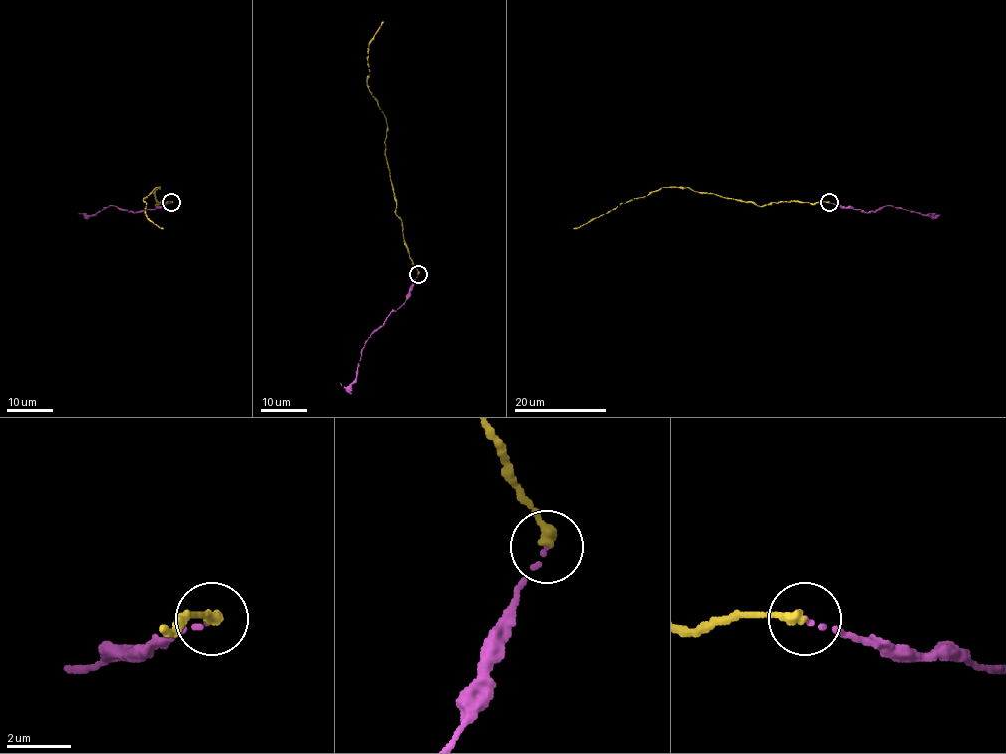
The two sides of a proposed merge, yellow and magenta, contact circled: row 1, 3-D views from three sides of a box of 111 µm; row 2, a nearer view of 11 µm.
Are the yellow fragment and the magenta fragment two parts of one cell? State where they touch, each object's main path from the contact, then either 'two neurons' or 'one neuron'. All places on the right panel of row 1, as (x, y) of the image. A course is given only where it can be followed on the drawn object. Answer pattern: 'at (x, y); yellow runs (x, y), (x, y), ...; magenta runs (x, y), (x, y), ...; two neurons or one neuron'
at (829, 202); yellow runs (829, 202), (774, 202), (761, 206), (682, 187), (663, 187), (643, 197), (621, 203), (574, 228); magenta runs (829, 202), (865, 212), (890, 205), (931, 216), (933, 213), (927, 213); two neurons

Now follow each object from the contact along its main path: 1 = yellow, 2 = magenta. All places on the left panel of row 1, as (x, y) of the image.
1: (171, 202), (161, 201), (156, 206), (153, 193), (159, 187), (143, 198), (148, 218), (163, 228)
2: (171, 202), (138, 212), (111, 205), (95, 214), (78, 213)

